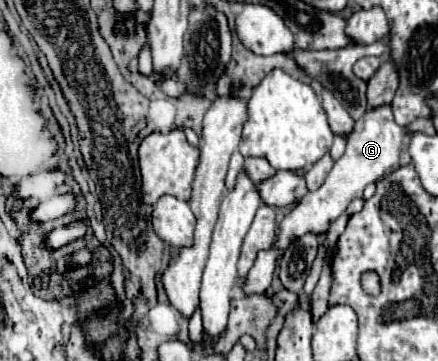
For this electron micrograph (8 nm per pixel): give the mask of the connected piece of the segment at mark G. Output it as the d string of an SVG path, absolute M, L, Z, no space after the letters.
M389 106L365 112L365 116L361 116L355 122L355 130L347 138L347 150L335 162L335 166L329 172L325 184L319 190L315 190L315 192L307 192L295 204L295 208L283 218L281 228L279 228L279 236L275 238L273 246L269 250L261 250L257 254L255 264L247 272L247 278L245 278L243 286L241 286L243 294L251 296L251 294L267 292L267 288L271 286L271 278L273 278L273 272L277 268L277 262L281 260L281 256L289 248L289 244L293 244L297 238L305 236L307 232L313 232L313 234L327 232L329 224L333 220L337 220L345 212L349 202L353 198L363 196L363 188L367 184L377 182L385 172L389 172L399 162L401 140L403 140L403 128L393 120L393 114L391 114Z

